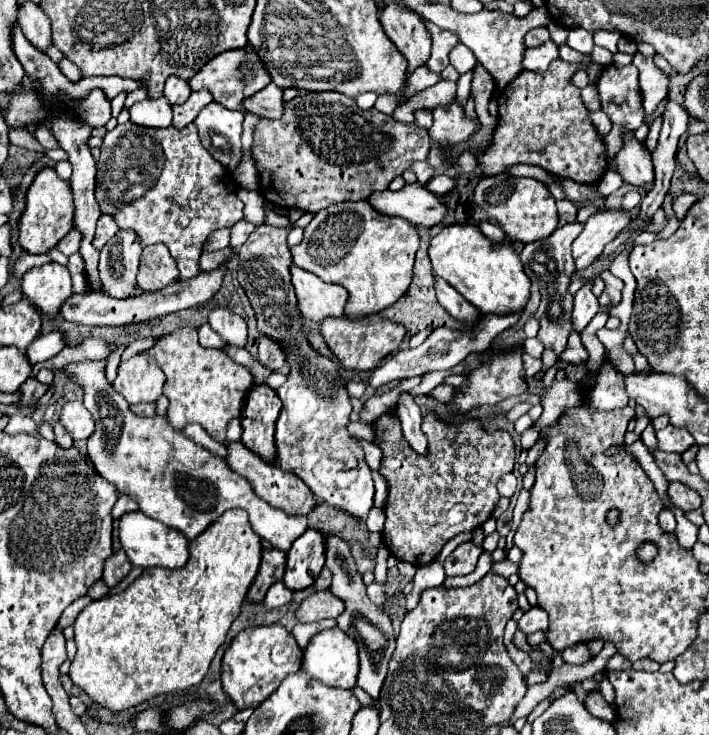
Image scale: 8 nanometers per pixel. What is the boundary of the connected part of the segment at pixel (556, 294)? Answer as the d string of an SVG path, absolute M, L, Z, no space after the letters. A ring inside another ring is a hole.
M569 221L563 227L557 227L543 241L529 243L521 251L525 273L531 281L537 283L537 287L541 291L541 305L535 313L535 317L541 325L537 339L545 345L545 349L551 349L557 357L563 355L563 351L567 347L567 337L573 331L573 323L571 323L573 297L567 293L567 287L571 283L571 275L575 271L575 263L573 263L573 257L571 257L571 243L583 231L583 227L585 227L585 223L581 223L581 221Z

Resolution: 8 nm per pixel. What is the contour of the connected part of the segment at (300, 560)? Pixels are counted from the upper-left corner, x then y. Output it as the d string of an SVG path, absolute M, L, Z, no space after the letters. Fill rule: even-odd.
M307 529L287 553L287 571L283 583L291 591L303 591L315 583L325 563L323 535Z

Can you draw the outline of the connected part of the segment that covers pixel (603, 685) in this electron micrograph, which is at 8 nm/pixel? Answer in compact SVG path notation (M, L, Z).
M607 671L603 673L603 677L601 677L601 681L599 681L599 693L601 693L611 705L614 704L615 692L613 687L611 687L611 683L607 681Z

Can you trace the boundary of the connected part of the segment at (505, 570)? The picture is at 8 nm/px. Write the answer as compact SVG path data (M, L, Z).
M505 559L502 562L494 562L491 570L505 578L508 578L512 574L518 574L518 565L511 562L509 559Z

